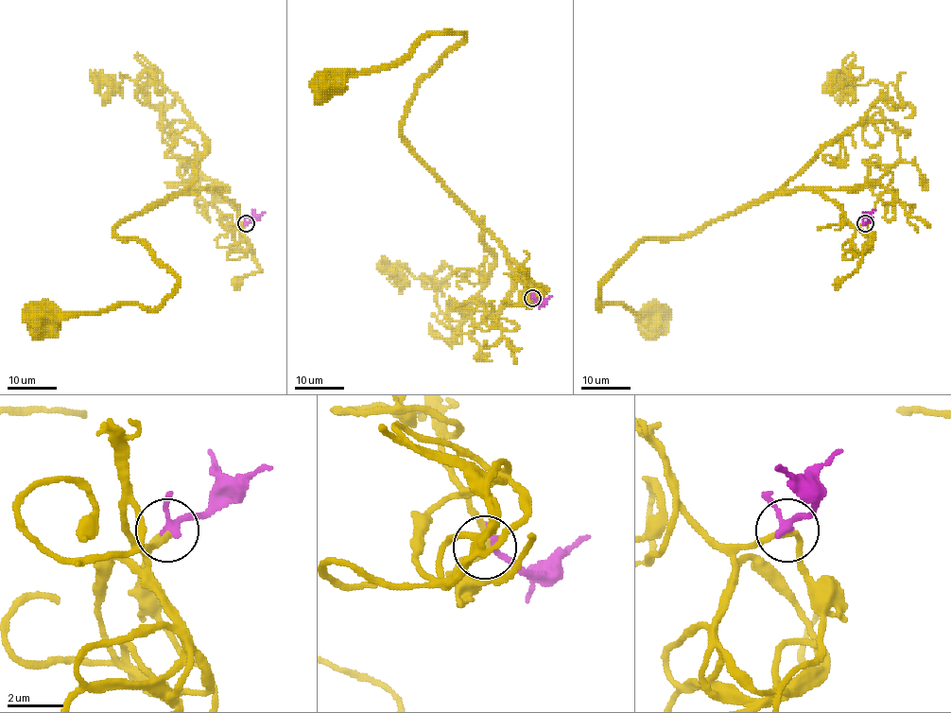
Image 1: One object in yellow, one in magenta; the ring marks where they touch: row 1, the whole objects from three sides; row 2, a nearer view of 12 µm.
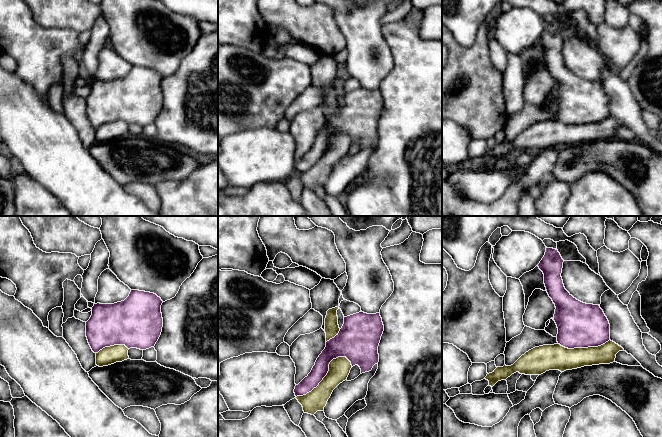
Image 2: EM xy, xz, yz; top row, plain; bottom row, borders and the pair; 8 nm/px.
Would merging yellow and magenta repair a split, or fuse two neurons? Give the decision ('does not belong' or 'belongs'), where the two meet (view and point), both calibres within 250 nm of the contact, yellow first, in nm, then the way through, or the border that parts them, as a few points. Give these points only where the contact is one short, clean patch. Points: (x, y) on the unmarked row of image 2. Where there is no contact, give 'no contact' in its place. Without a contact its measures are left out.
does not belong | xz (327, 150) | 170/180 nm

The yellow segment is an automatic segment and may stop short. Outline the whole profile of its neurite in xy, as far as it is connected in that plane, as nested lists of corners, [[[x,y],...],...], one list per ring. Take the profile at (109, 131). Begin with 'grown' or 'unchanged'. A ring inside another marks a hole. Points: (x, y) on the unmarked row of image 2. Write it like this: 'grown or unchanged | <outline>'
unchanged | [[[125,121],[105,123],[96,129],[96,141],[103,143],[127,136],[129,135],[128,126]]]

